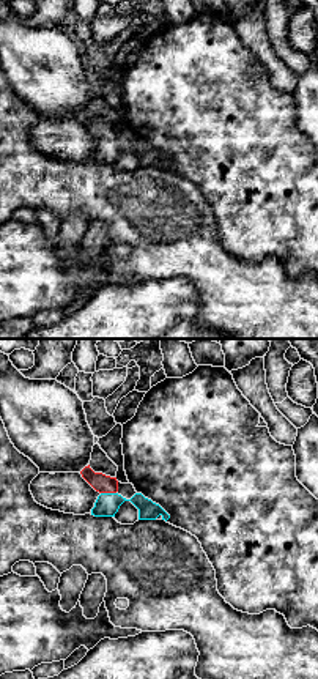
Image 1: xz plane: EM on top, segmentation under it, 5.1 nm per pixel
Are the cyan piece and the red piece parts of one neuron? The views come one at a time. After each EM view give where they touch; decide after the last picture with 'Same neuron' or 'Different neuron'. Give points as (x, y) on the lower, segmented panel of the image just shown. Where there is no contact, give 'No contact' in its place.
Touches cyan at (109, 493)

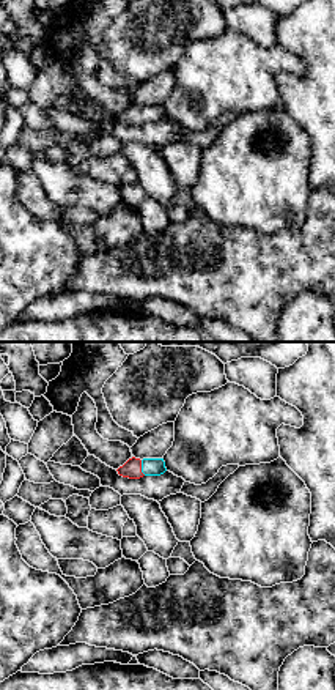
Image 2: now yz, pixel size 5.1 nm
Touches cyan at (142, 468)

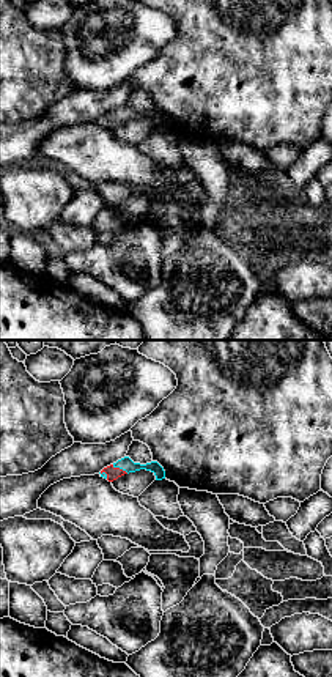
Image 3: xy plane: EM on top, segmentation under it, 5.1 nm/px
Touches cyan at (120, 468)

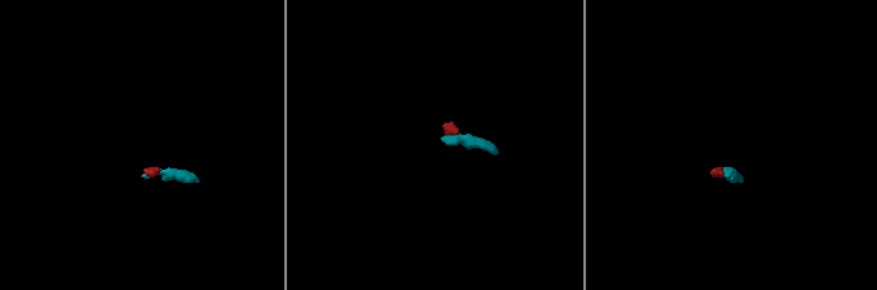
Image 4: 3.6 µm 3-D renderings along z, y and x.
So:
Same neuron

